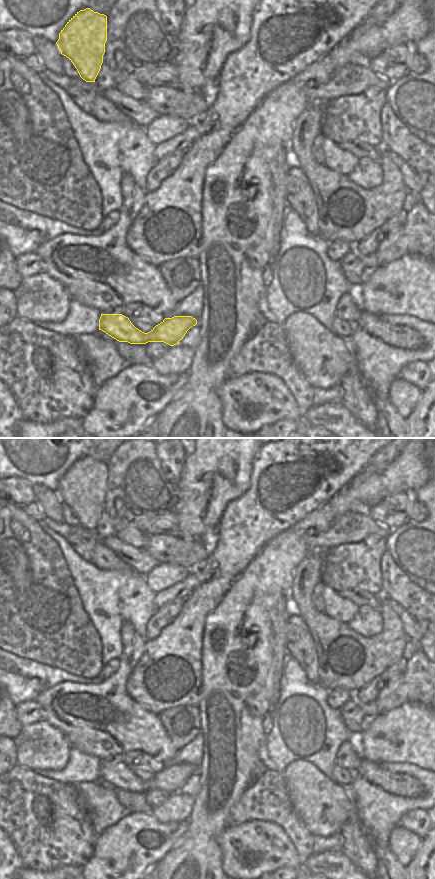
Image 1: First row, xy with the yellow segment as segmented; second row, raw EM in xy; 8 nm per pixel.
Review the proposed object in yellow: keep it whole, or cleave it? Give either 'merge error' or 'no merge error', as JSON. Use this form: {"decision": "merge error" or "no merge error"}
{"decision": "no merge error"}

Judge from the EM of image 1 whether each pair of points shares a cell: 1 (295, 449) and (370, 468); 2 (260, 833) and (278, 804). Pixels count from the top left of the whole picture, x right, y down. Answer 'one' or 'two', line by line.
1: two
2: two

